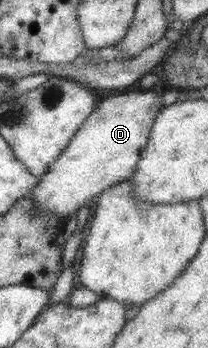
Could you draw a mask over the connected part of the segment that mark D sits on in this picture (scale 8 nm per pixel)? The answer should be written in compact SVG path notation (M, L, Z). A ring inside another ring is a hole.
M130 91L106 97L70 142L64 155L51 165L40 185L27 197L34 199L45 211L54 211L66 221L106 190L129 181L137 173L154 123L164 108L162 93Z

